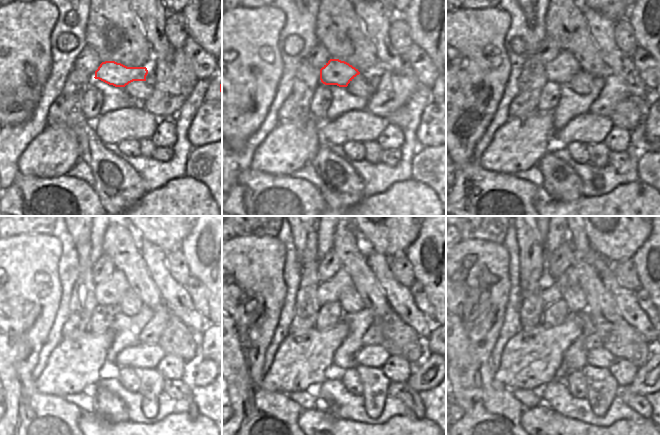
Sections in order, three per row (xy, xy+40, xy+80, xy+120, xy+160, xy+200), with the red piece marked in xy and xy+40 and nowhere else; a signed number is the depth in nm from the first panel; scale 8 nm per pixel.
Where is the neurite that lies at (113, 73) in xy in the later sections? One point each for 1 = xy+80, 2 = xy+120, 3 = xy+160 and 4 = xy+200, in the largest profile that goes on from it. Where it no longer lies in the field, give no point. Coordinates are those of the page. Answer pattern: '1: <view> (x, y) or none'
1: xy+80 (560, 70)
2: xy+120 (110, 292)
3: xy+160 (330, 291)
4: xy+200 (552, 291)

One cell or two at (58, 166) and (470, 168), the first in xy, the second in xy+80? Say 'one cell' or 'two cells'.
two cells

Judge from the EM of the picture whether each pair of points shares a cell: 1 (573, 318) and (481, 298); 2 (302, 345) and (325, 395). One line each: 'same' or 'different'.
1: different
2: different

